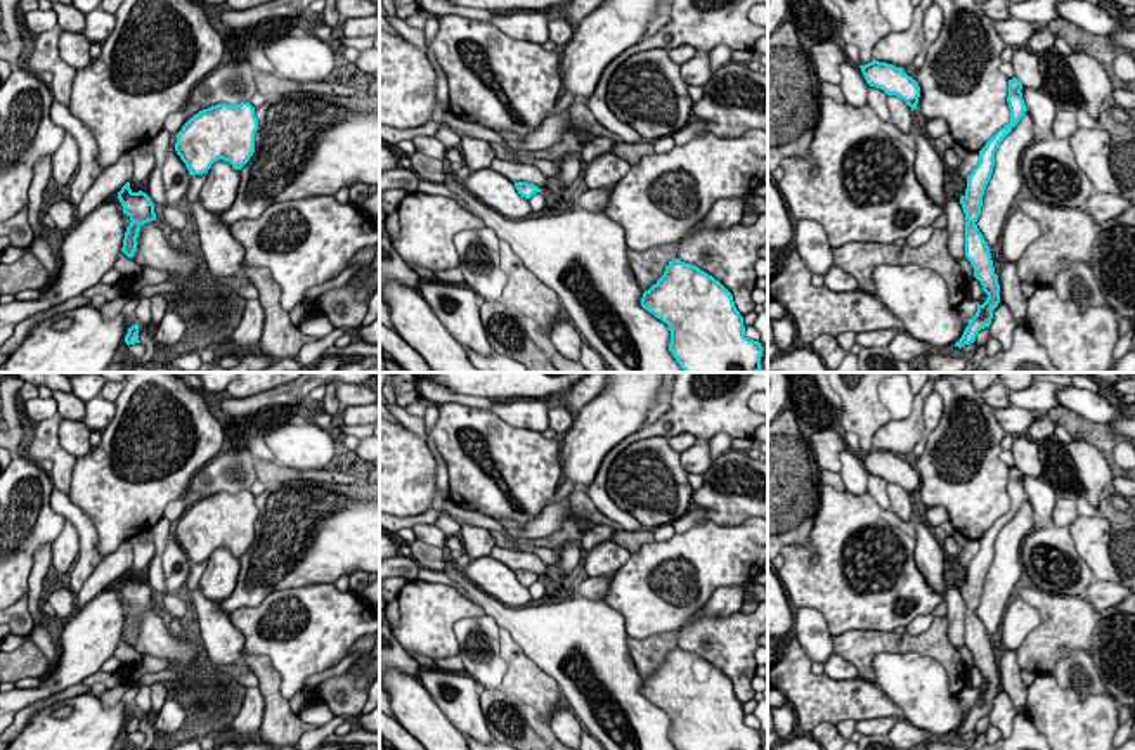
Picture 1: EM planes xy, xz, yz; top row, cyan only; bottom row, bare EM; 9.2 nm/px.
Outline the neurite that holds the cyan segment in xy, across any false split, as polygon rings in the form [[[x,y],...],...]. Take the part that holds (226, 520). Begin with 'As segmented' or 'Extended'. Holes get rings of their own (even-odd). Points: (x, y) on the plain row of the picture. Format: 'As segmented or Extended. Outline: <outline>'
As segmented. Outline: [[[250,490],[217,492],[194,502],[177,521],[175,539],[189,563],[208,561],[218,547],[241,558],[255,540],[258,508]]]

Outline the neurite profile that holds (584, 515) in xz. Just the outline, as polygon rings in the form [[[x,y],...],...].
[[[575,488],[568,494],[568,509],[570,514],[560,530],[542,539],[532,539],[530,542],[535,547],[560,551],[567,544],[577,544],[580,547],[582,533],[594,525],[608,525],[615,530],[624,530],[617,521],[605,516],[582,488]]]

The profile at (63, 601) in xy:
[[[59,589],[45,596],[43,601],[47,601],[54,608],[55,618],[59,622],[66,622],[75,615],[75,596],[76,594],[73,594],[71,589]]]

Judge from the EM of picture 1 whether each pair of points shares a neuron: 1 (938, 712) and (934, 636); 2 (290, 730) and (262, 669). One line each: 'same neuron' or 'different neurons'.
1: different neurons
2: same neuron

